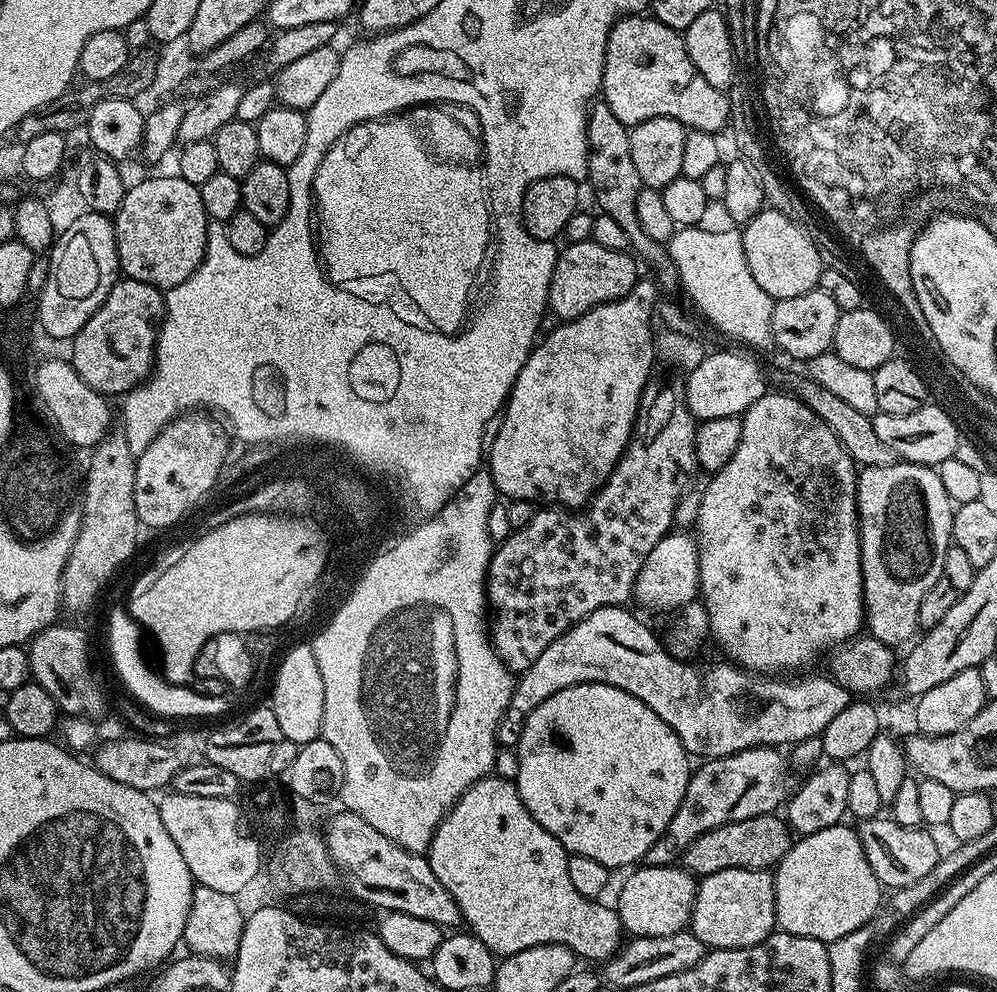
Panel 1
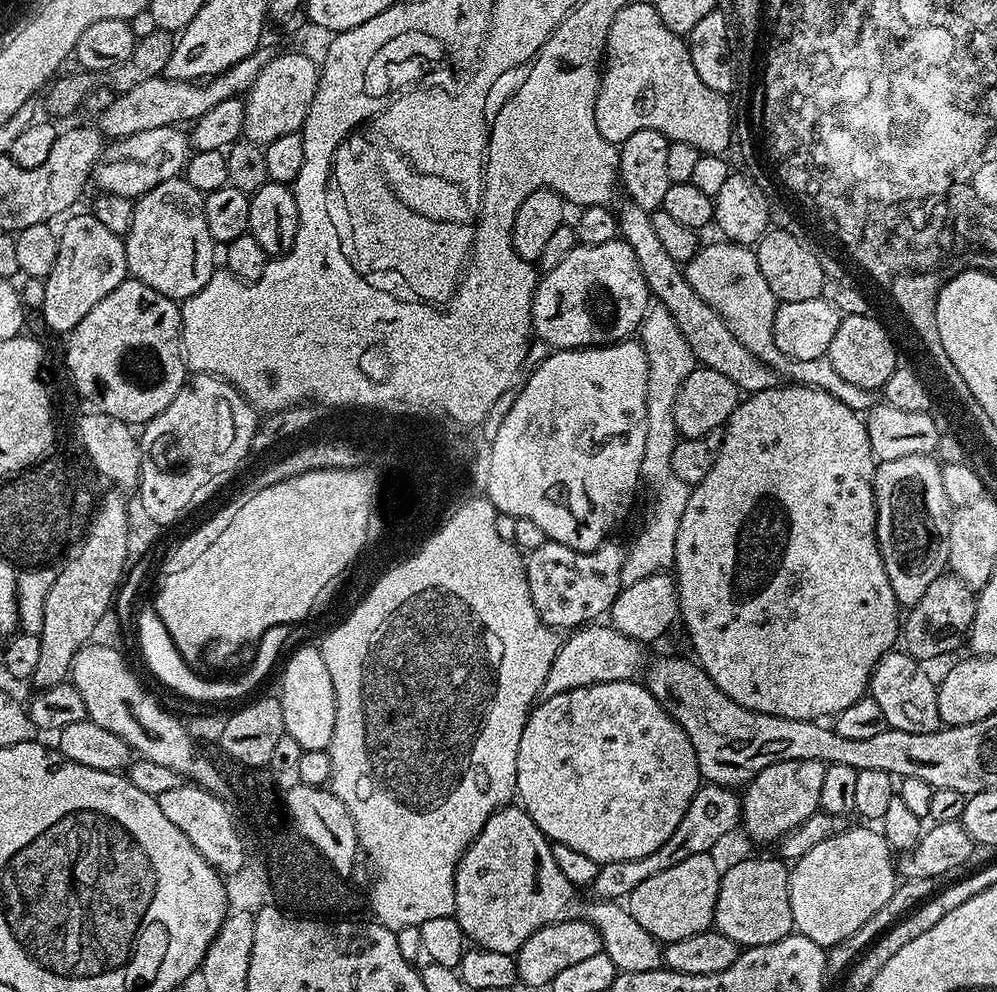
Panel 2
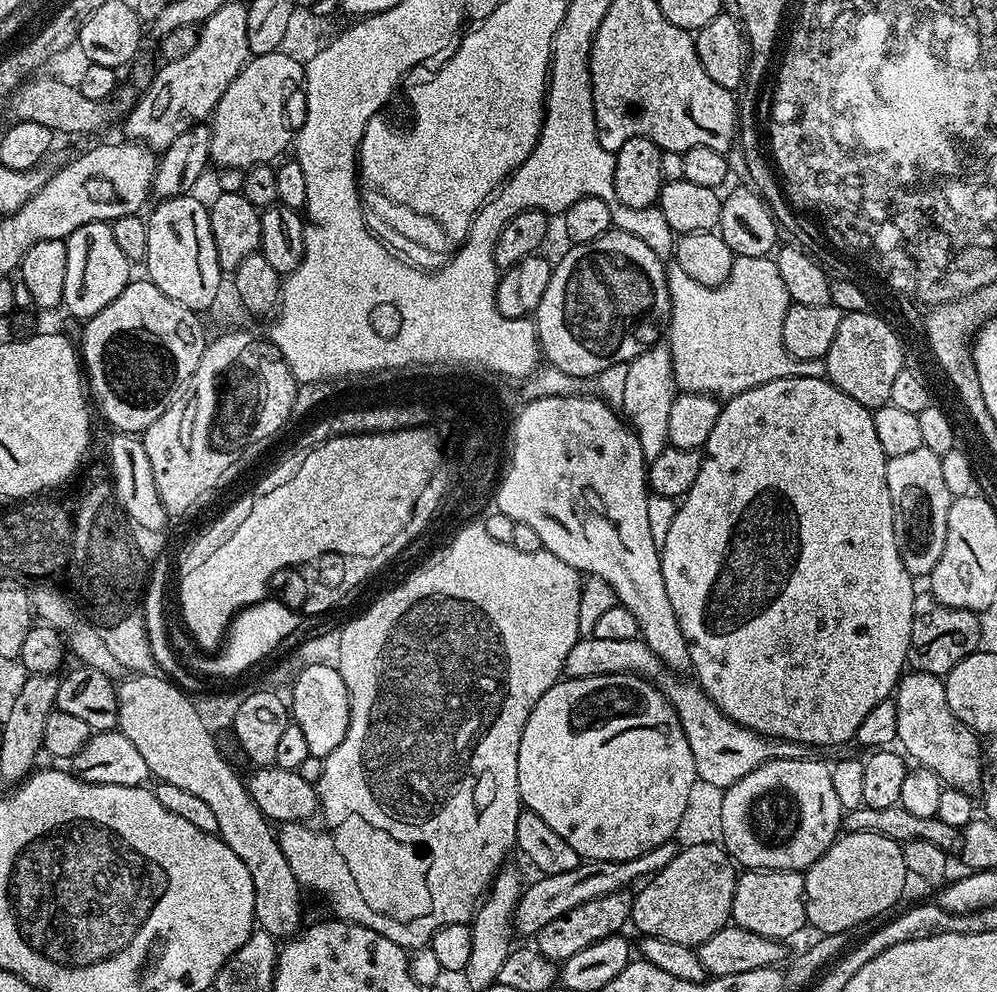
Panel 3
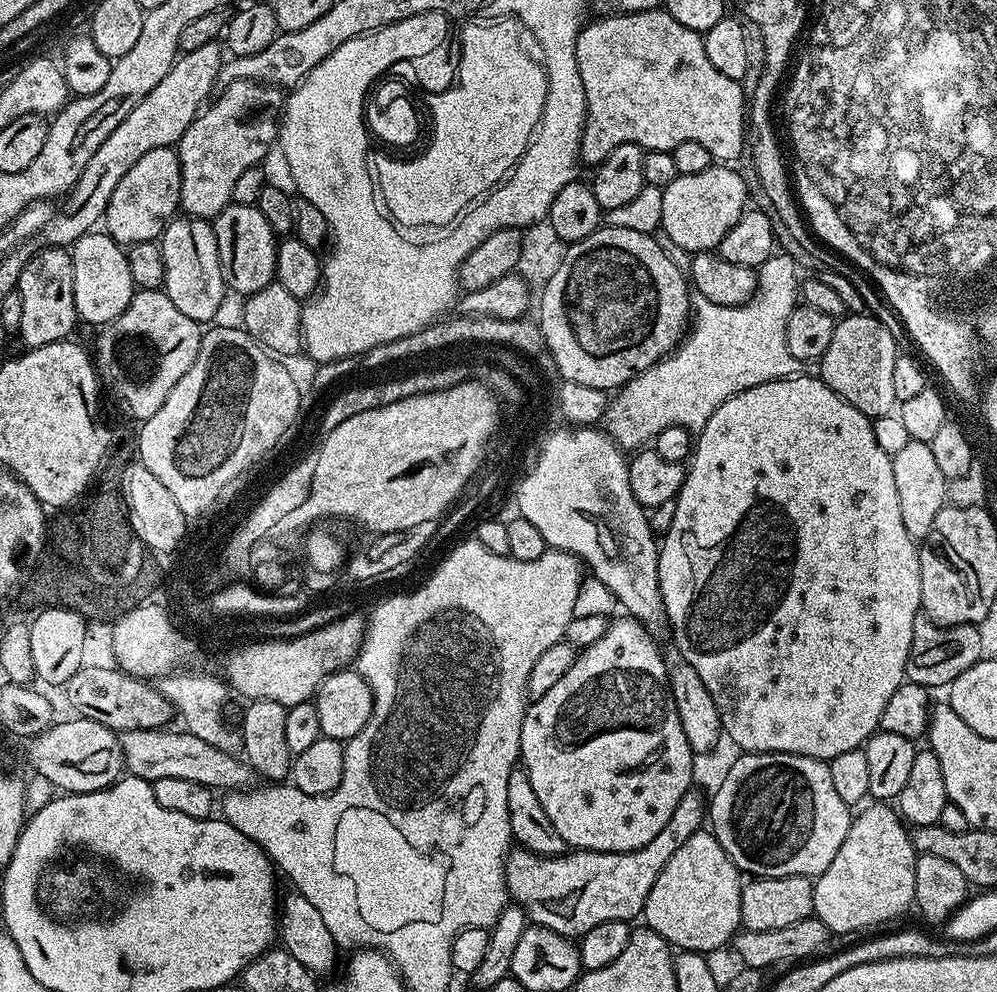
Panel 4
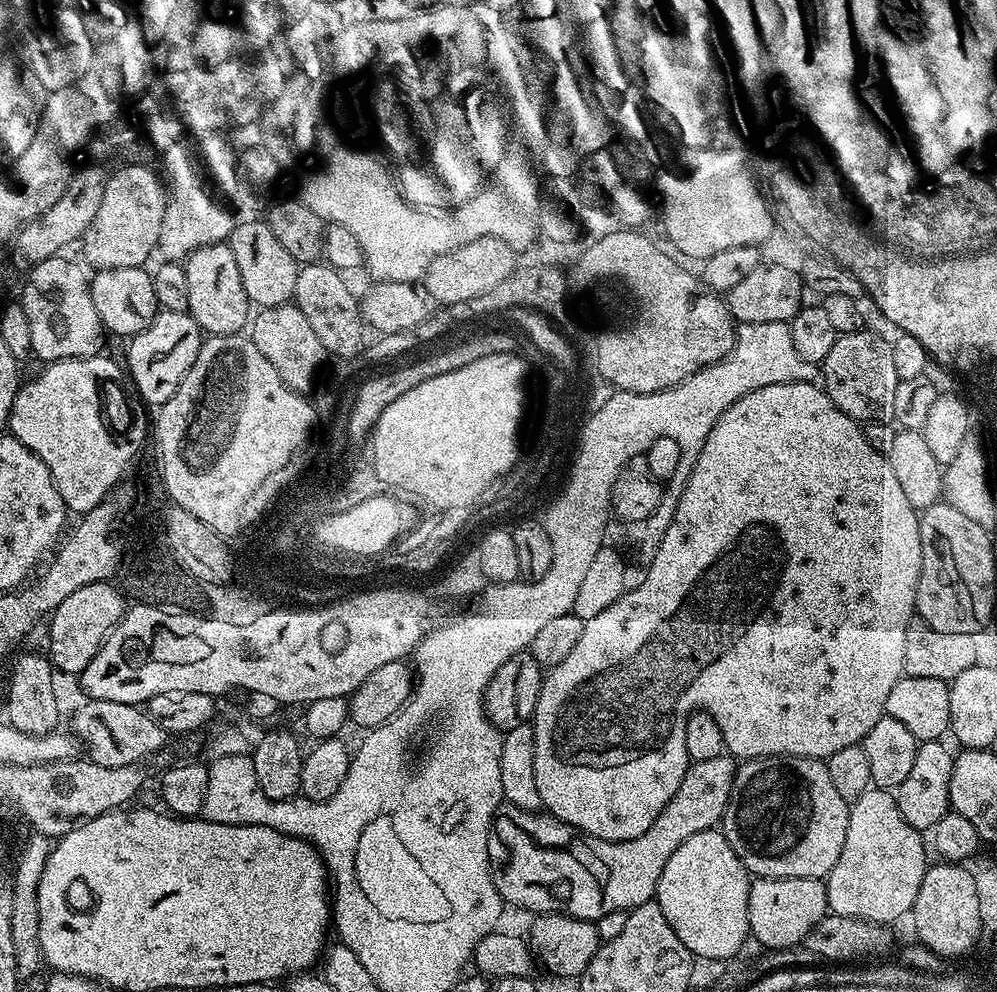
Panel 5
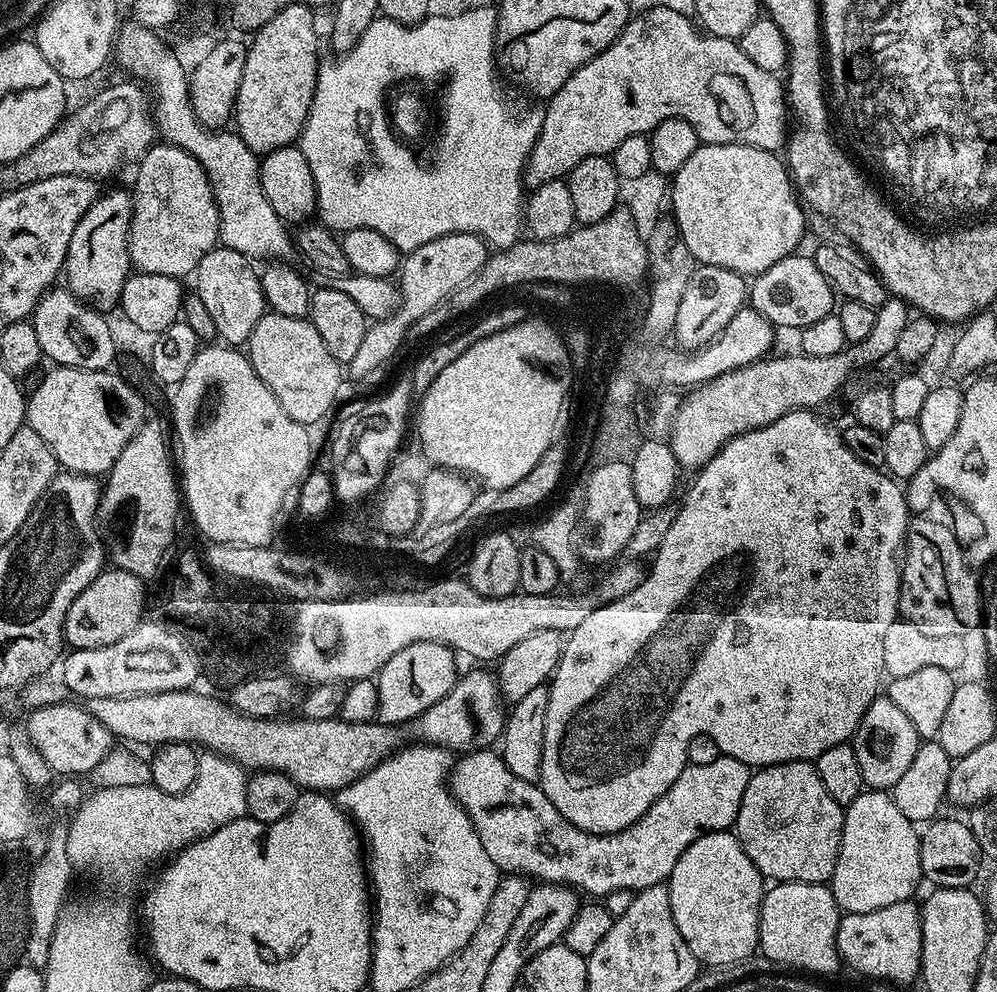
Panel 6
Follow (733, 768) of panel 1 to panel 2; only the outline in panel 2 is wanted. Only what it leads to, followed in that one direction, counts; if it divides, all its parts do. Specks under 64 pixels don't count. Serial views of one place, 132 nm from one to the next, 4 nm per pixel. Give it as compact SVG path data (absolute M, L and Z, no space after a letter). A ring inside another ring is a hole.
M705 783L696 791L690 806L686 806L686 814L682 814L682 822L678 822L674 834L643 858L630 858L626 862L610 862L599 865L599 872L590 885L590 891L596 900L620 902L628 897L646 878L654 878L654 874L662 874L662 870L670 870L670 866L678 866L678 862L686 862L686 858L694 858L694 854L711 853L712 847L723 836L731 834L741 823L739 795L735 796L732 788L723 788L721 784Z

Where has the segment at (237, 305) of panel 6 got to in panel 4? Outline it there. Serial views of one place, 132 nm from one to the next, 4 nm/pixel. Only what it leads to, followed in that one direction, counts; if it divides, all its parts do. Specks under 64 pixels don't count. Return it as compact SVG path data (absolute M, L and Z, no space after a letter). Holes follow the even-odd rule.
M177 215L164 228L164 235L158 241L161 250L162 262L165 266L162 290L186 314L186 318L197 322L212 320L220 312L220 307L224 304L224 292L226 285L224 275L220 269L220 259L218 258L218 242L212 229L212 224L204 218L189 218L187 215Z

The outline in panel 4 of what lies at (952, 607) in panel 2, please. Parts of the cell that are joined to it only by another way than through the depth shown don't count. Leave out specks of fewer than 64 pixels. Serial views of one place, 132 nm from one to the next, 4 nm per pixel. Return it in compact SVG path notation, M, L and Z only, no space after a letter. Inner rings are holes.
M921 614L914 622L914 634L910 638L910 654L904 671L907 683L921 684L924 688L943 689L958 674L970 670L981 660L981 635L974 624L935 624Z

